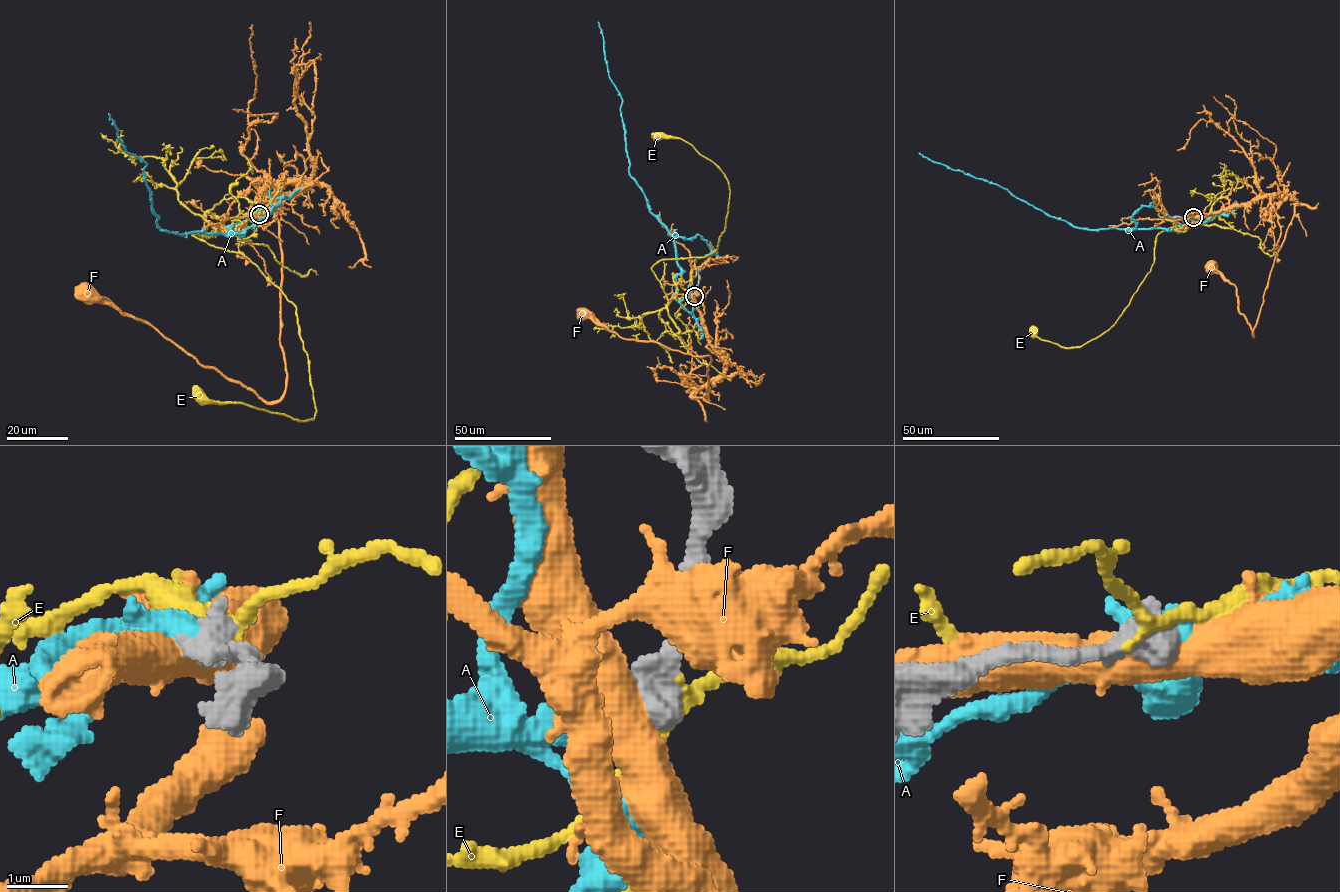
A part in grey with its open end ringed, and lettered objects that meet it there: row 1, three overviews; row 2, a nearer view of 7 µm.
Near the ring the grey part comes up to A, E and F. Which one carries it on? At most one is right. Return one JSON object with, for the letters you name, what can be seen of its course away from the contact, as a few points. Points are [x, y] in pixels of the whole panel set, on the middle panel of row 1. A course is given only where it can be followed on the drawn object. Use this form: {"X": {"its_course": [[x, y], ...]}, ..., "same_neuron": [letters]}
{"A": {"its_course": [[694, 296], [675, 297], [680, 269], [675, 241], [630, 175], [622, 101], [608, 74], [598, 21]]}, "same_neuron": ["A"]}

